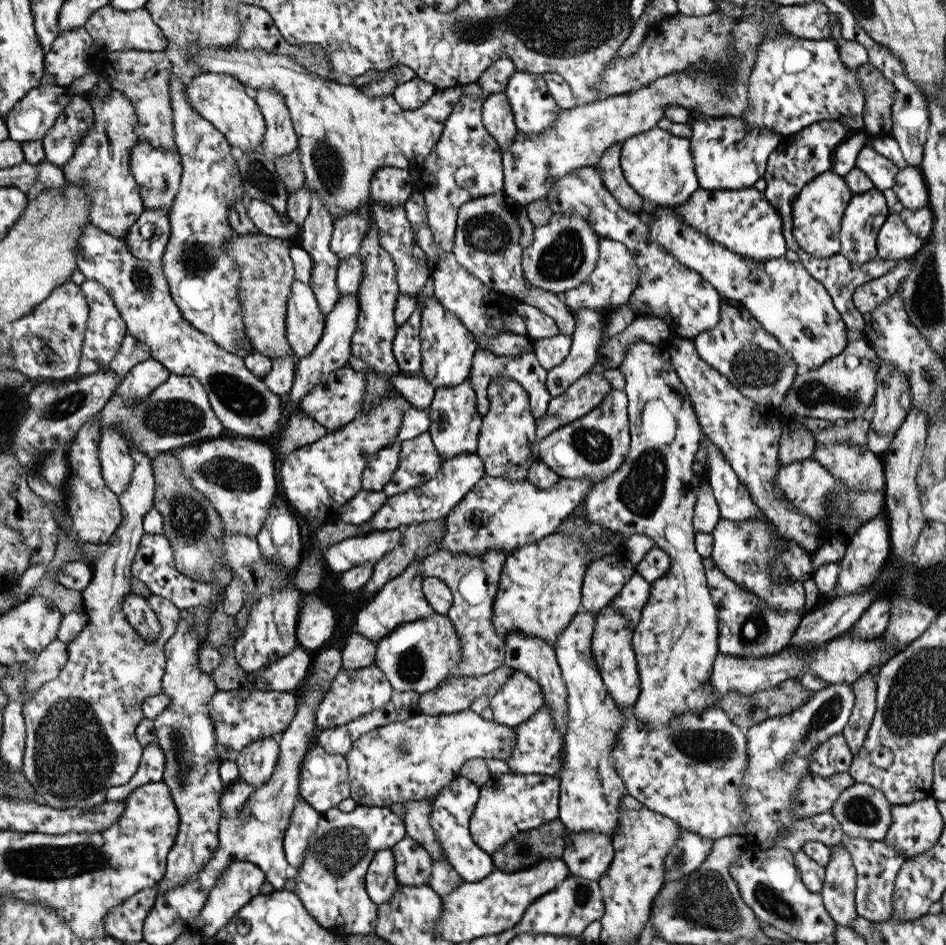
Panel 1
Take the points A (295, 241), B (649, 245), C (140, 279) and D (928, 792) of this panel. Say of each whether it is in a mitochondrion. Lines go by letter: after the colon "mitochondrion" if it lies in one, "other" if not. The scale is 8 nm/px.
A: other
B: other
C: mitochondrion
D: other

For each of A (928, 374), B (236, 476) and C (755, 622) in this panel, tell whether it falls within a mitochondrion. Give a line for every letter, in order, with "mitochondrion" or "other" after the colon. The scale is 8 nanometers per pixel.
A: mitochondrion
B: mitochondrion
C: mitochondrion

